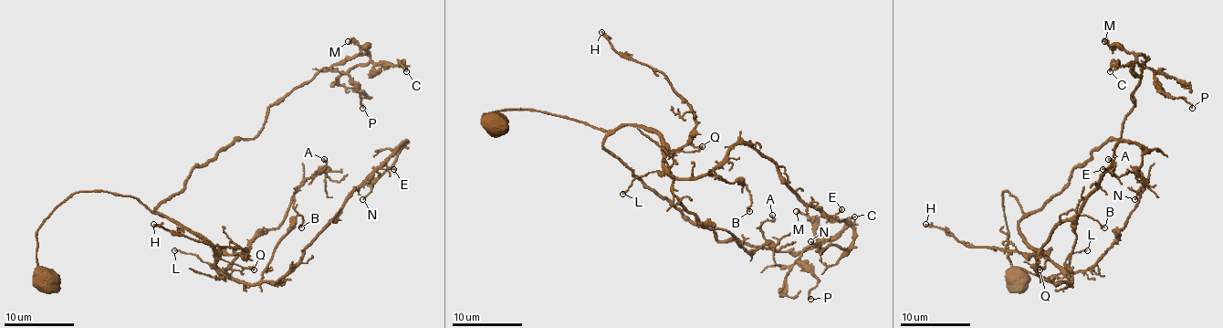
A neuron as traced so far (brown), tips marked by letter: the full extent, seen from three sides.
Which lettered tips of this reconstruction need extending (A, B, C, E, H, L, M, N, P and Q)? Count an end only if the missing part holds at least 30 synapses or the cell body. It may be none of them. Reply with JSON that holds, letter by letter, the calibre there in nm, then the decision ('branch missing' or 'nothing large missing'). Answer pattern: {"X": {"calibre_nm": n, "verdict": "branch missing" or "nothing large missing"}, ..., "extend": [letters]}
{"A": {"calibre_nm": 120, "verdict": "nothing large missing"}, "B": {"calibre_nm": 150, "verdict": "nothing large missing"}, "C": {"calibre_nm": 200, "verdict": "nothing large missing"}, "E": {"calibre_nm": 120, "verdict": "nothing large missing"}, "H": {"calibre_nm": 240, "verdict": "nothing large missing"}, "L": {"calibre_nm": 170, "verdict": "nothing large missing"}, "M": {"calibre_nm": 160, "verdict": "nothing large missing"}, "N": {"calibre_nm": 140, "verdict": "nothing large missing"}, "P": {"calibre_nm": 150, "verdict": "nothing large missing"}, "Q": {"calibre_nm": 220, "verdict": "nothing large missing"}, "extend": []}

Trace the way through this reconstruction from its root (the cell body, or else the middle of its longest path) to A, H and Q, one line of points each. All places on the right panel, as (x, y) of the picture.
A: (1013, 279), (1002, 192), (1019, 201), (1030, 247), (1085, 271), (1143, 188), (1108, 159)
H: (1013, 279), (1002, 206), (1006, 190), (1024, 213), (1019, 222), (1020, 236), (1043, 254), (967, 247), (925, 224)
Q: (1013, 279), (1004, 190), (1019, 201), (1024, 213), (1019, 222), (1020, 236), (1047, 259), (1040, 269)

